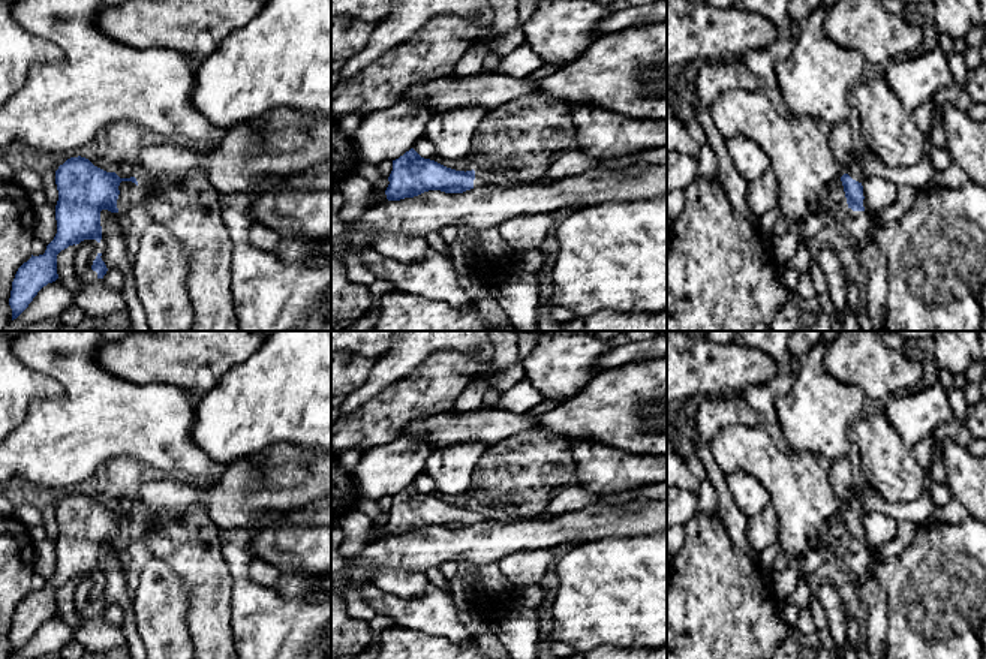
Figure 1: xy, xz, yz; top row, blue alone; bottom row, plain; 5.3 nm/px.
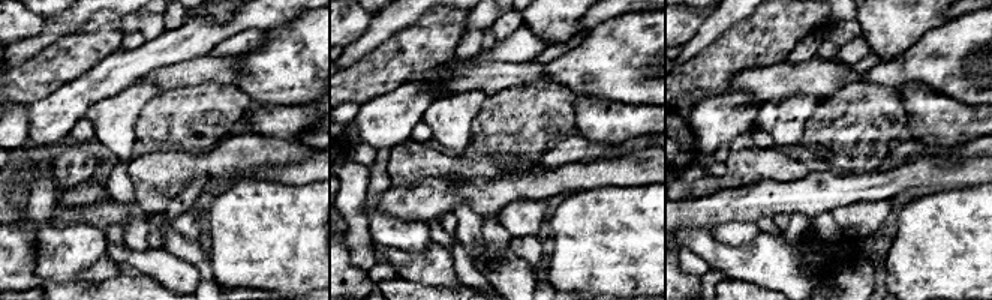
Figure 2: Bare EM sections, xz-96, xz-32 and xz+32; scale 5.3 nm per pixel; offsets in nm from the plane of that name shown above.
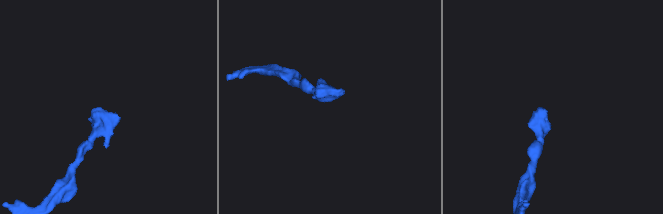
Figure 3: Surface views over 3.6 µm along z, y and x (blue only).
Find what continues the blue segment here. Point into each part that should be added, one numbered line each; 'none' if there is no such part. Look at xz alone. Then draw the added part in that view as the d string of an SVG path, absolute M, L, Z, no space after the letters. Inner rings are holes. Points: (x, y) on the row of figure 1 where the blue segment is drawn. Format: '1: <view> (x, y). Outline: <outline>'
1: xz (480, 178). Outline: M475 172L474 187L483 184L503 184L499 177Z

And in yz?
1: yz (853, 168). Outline: M869 148L854 150L850 156L850 160L845 163L845 174L848 174L853 180L863 183L865 174L862 171L860 162L871 154Z

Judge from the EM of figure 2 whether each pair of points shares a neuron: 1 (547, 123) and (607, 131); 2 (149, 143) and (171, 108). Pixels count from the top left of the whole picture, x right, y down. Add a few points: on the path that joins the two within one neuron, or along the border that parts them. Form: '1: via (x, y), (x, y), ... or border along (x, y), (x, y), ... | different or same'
1: border along (579, 96), (574, 104), (574, 131) | different
2: via (155, 134), (171, 117) | same

